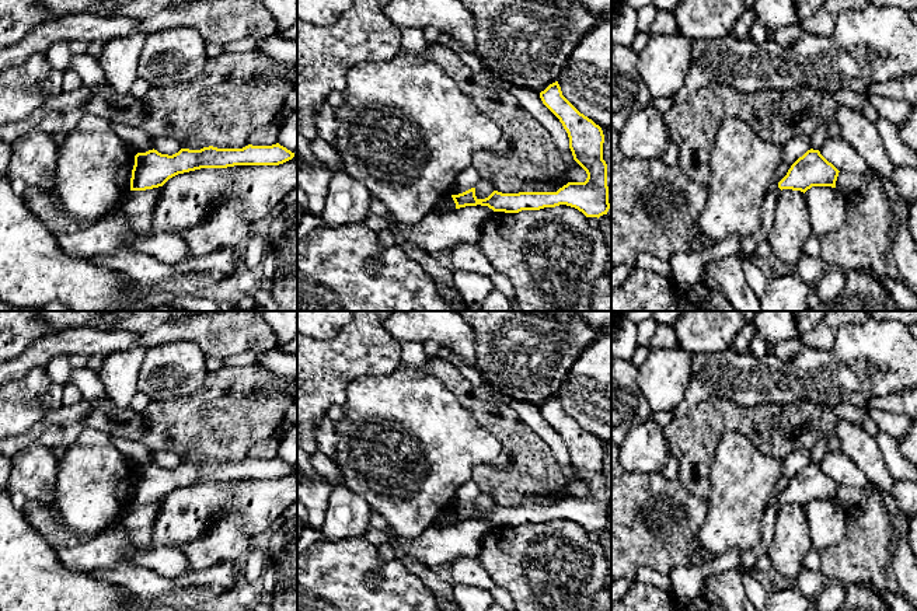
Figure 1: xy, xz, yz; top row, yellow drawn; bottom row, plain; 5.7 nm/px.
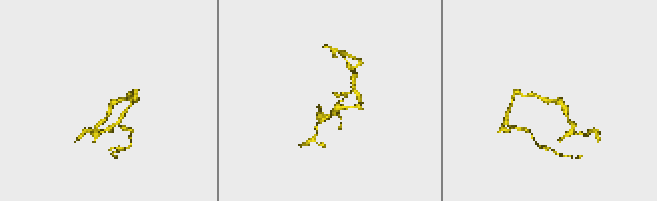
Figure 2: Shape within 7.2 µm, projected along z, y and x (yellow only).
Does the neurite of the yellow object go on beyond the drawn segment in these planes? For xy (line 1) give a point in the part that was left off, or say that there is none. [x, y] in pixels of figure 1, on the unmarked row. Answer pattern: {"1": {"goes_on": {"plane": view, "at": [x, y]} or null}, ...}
{"1": {"goes_on": null}}

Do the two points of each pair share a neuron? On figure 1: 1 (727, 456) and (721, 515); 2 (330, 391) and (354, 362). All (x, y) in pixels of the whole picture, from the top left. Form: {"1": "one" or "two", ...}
{"1": "one", "2": "one"}

